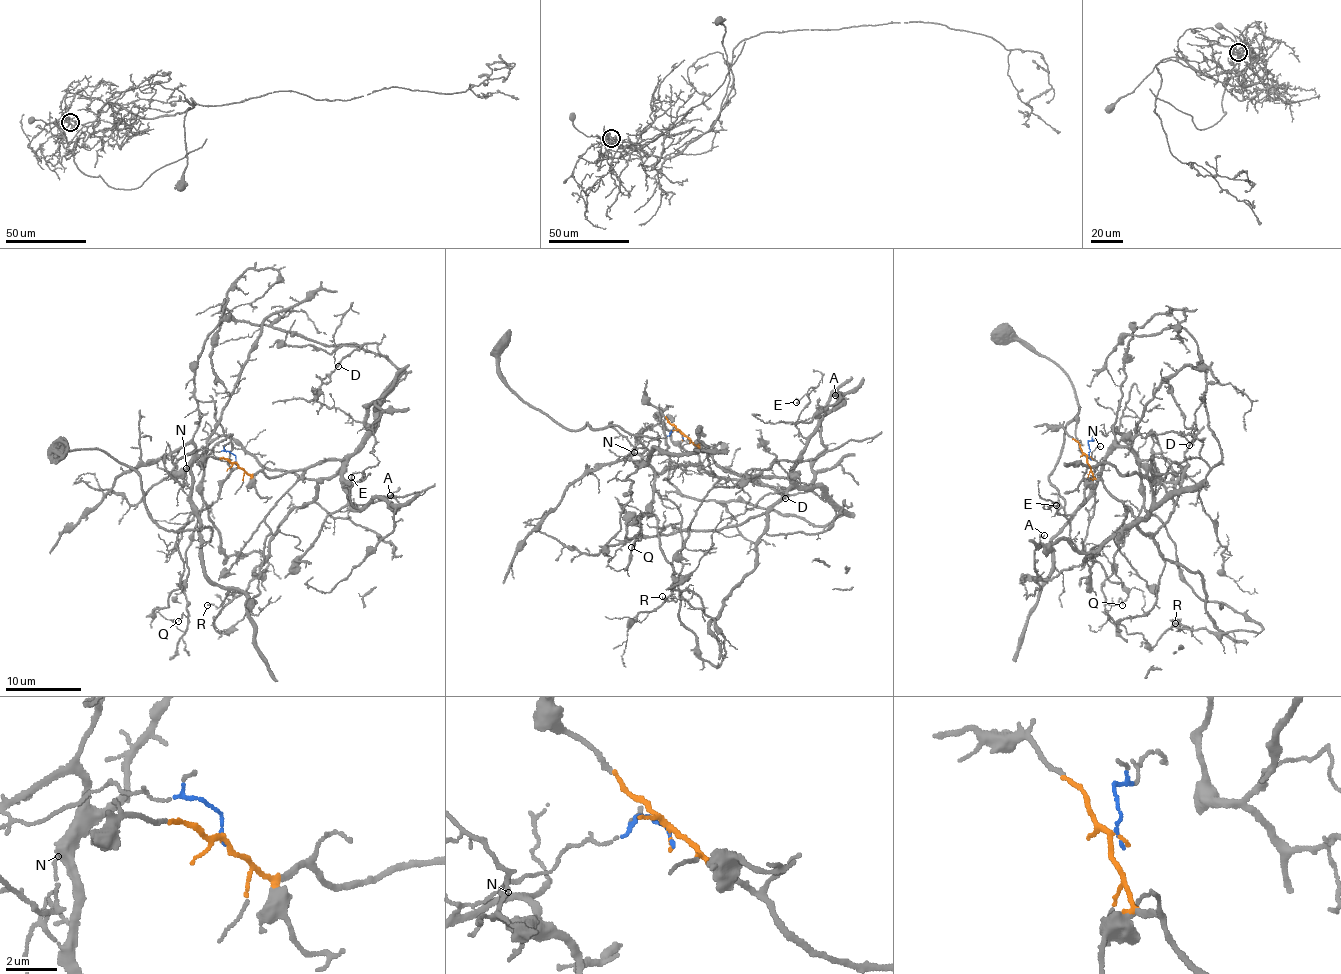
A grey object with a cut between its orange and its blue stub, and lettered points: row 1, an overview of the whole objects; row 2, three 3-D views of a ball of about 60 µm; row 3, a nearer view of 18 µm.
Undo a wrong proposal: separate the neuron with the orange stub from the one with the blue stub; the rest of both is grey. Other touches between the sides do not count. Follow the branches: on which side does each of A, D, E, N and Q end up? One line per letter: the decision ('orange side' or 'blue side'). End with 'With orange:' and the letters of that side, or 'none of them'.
A: orange side
D: orange side
E: orange side
N: blue side
Q: blue side
With orange: A, D, E

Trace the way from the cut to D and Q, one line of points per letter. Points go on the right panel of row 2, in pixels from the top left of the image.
D: (1088, 456), (1091, 471), (1139, 519), (1204, 478), (1209, 468), (1199, 455), (1194, 427), (1189, 445)
Q: (1088, 456), (1088, 440), (1112, 428), (1141, 475), (1143, 508), (1102, 588), (1108, 604), (1123, 605)

